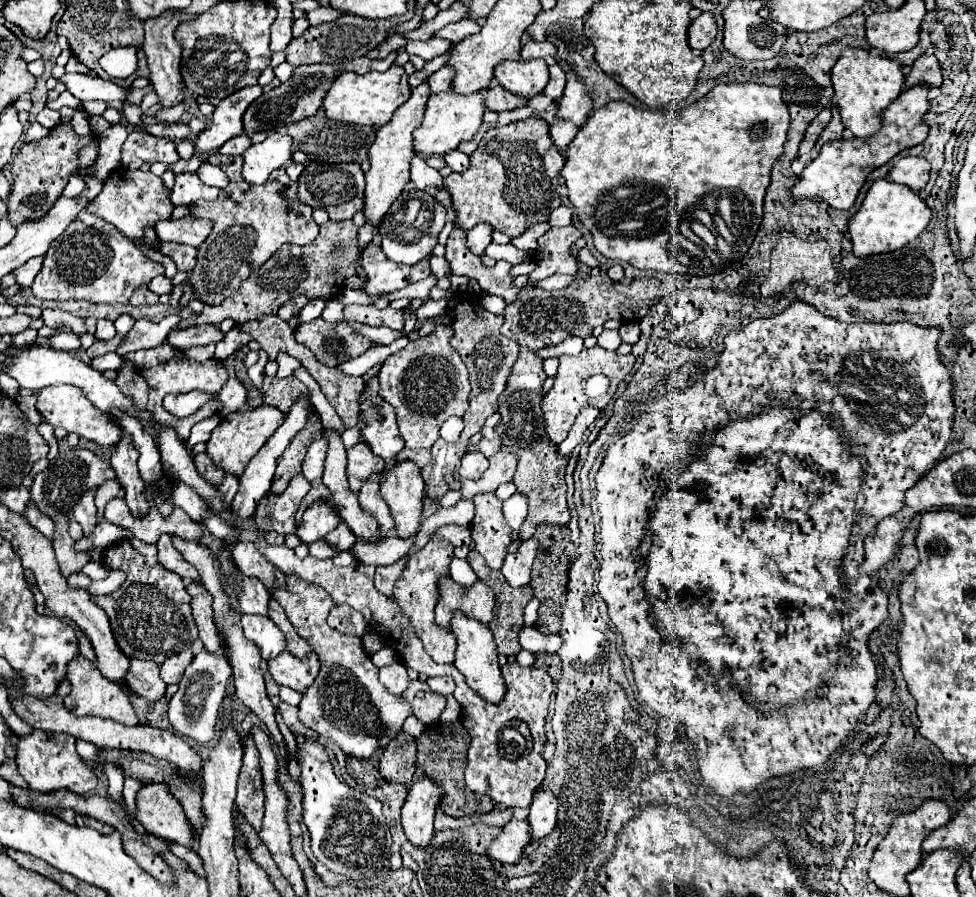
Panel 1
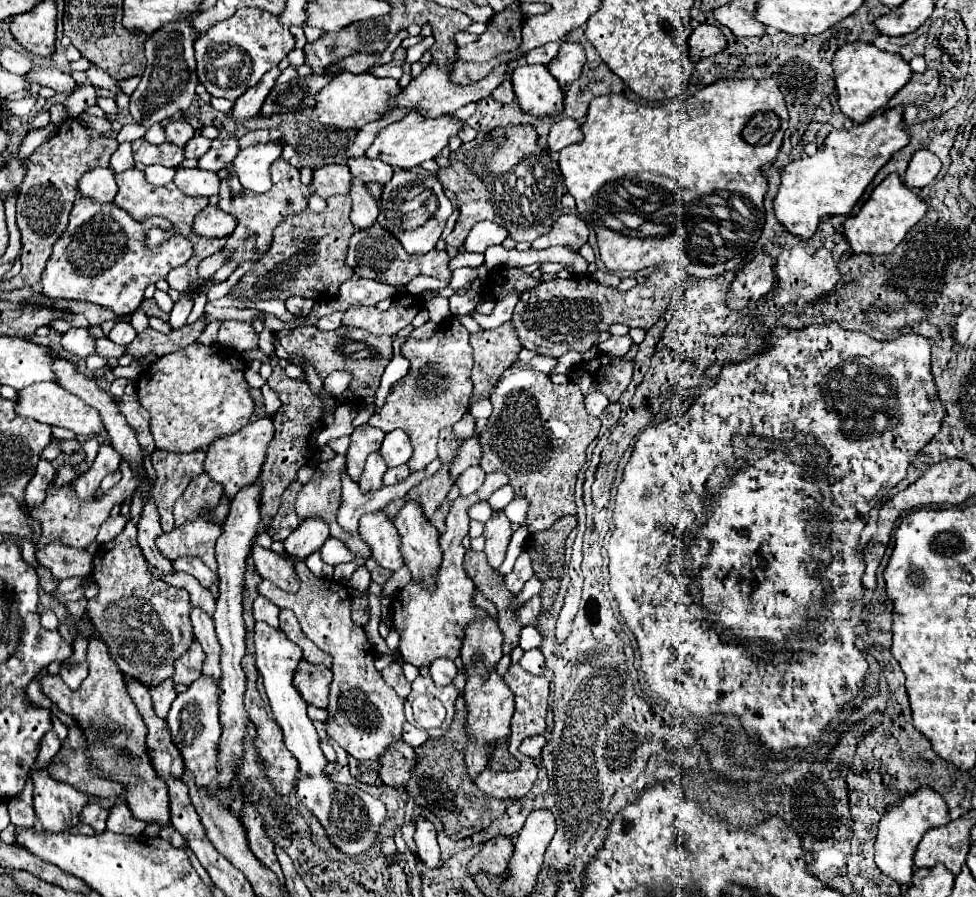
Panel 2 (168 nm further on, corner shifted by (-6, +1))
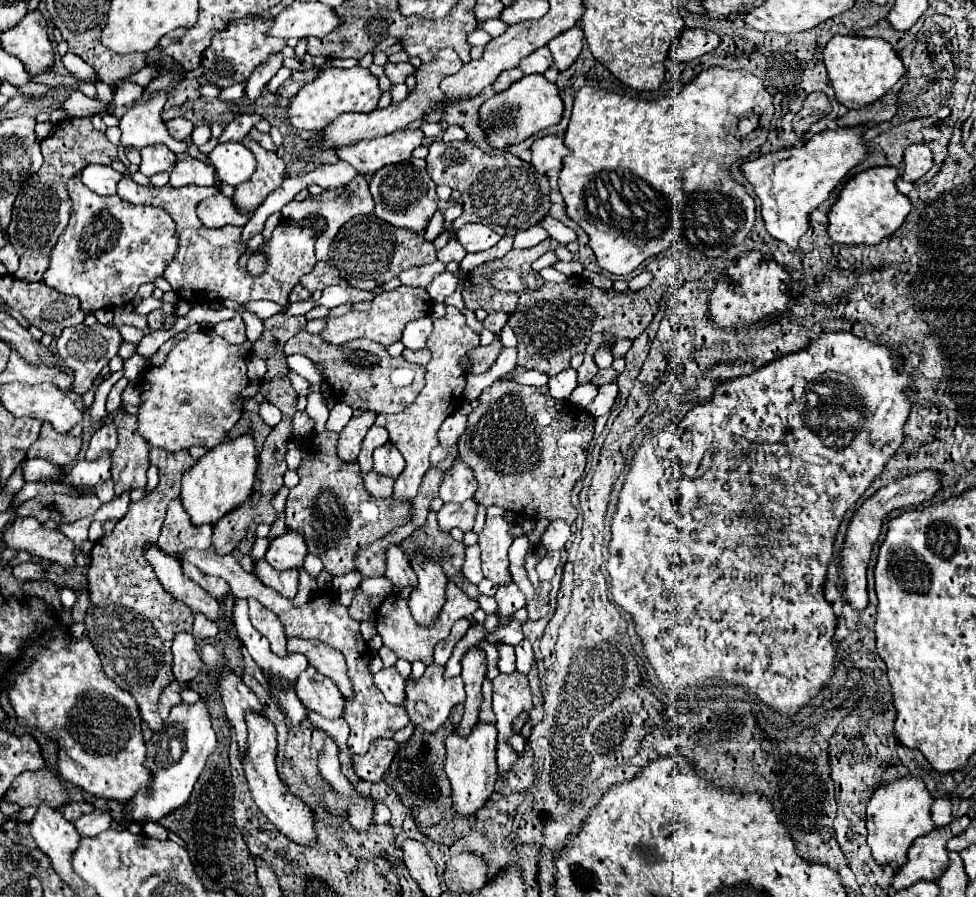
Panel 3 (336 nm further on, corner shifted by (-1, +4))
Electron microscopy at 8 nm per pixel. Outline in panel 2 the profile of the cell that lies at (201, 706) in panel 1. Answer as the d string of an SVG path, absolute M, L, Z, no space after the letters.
M201 675L187 687L187 691L177 695L167 717L171 739L179 747L185 759L185 769L195 775L195 781L199 785L209 785L217 771L217 759L215 759L215 743L219 739L217 713L219 713L219 683L213 677Z

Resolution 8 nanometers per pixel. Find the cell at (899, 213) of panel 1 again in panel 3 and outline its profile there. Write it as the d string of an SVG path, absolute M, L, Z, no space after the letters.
M874 166L852 176L828 212L830 238L840 244L878 244L894 234L912 208L910 200L898 192L896 178L898 170L892 166Z

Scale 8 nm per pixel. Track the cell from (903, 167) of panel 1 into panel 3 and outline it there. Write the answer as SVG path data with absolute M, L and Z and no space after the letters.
M914 144L908 146L904 152L904 180L908 182L916 182L920 176L924 176L930 168L932 168L932 152L928 146L922 144Z

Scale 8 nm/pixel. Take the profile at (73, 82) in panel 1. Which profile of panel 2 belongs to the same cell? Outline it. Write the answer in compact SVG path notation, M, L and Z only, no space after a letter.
M31 69L27 73L27 79L31 83L39 83L43 87L51 87L59 93L73 93L79 89L79 85L75 83L75 79L59 69Z

